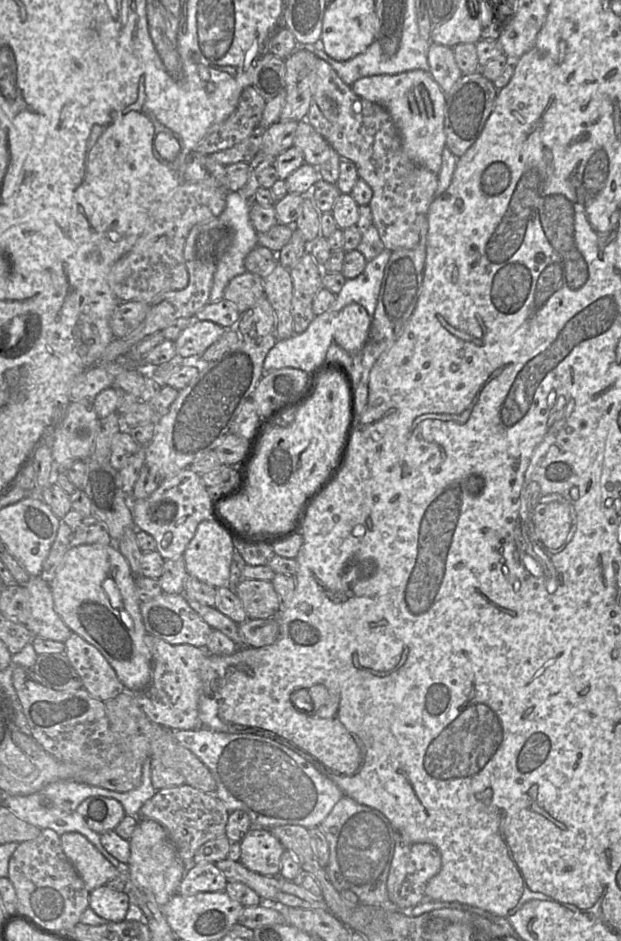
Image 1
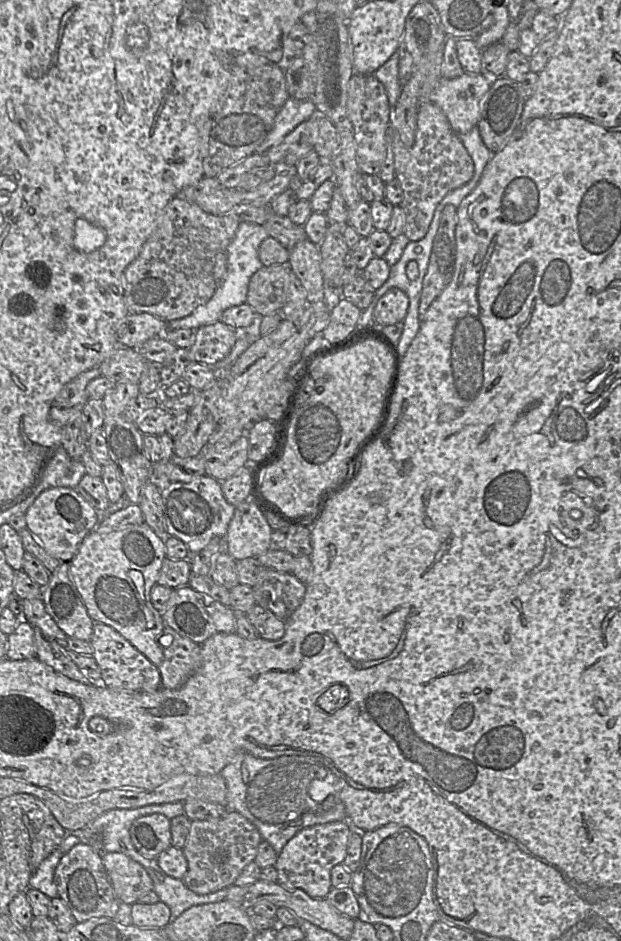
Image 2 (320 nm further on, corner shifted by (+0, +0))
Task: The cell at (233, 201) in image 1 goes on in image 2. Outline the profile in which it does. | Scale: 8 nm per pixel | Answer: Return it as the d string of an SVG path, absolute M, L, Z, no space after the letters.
M240 221L236 233L226 247L227 266L226 275L221 284L218 285L212 298L205 304L197 307L190 315L167 322L170 330L191 329L220 321L223 312L231 307L246 303L248 285L252 275L264 265L261 262L258 250L260 244L270 237L263 225Z

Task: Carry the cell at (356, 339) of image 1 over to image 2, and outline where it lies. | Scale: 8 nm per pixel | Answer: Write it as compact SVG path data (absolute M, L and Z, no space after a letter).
M391 288L378 300L373 310L375 324L392 325L403 321L409 307L407 294L398 289Z

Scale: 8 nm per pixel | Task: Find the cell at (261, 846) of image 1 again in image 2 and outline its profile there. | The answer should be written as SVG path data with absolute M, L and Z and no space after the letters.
M347 821L331 822L320 824L300 830L284 846L281 853L277 856L275 869L278 872L277 883L288 890L301 889L312 898L326 898L332 889L331 870L334 866L342 864L346 854L352 826Z

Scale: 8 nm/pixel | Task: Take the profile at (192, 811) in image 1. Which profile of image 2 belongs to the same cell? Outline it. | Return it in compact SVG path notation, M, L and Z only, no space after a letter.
M228 810L218 819L191 821L187 840L182 848L188 863L183 883L200 895L233 885L242 870L256 858L261 841L262 836L257 828L233 810Z

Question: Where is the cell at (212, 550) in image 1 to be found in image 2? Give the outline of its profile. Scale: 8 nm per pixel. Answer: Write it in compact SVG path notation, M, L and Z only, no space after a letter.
M254 498L236 506L224 536L224 550L236 561L256 558L270 550L273 530L263 511L266 508Z

